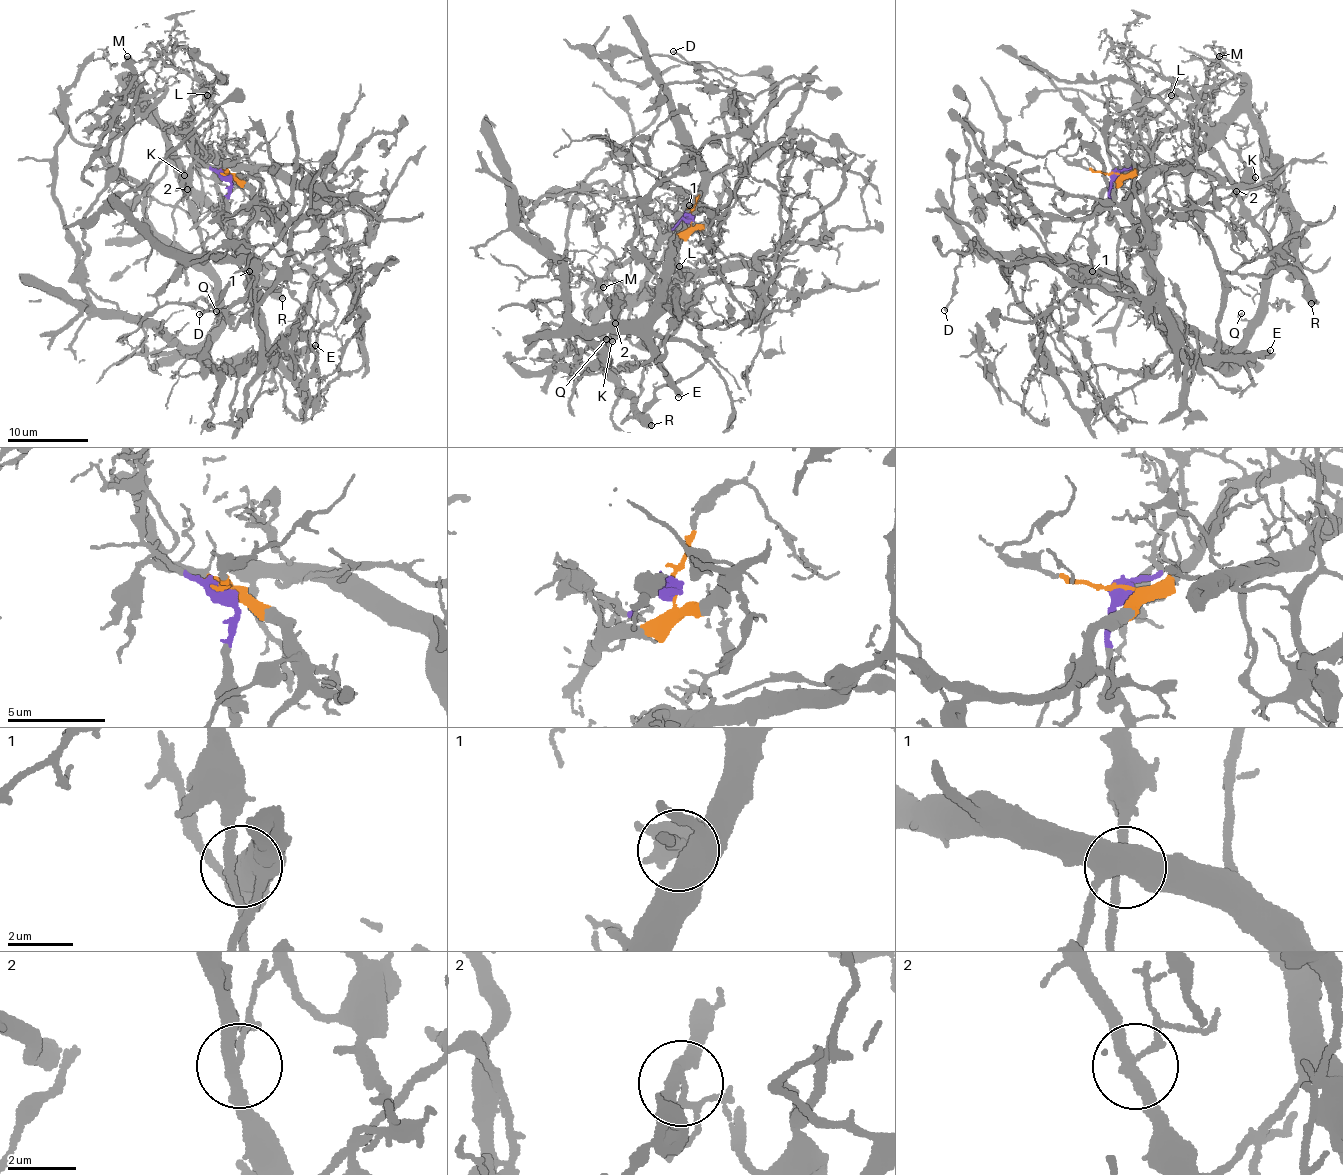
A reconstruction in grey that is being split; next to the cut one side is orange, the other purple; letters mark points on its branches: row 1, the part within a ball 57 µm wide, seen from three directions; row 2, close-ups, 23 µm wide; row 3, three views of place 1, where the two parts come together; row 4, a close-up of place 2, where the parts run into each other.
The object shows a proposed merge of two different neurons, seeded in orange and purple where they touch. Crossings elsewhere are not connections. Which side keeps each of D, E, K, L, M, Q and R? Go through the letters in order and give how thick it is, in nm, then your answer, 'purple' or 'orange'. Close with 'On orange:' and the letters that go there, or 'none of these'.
D: calibre 180 nm; purple
E: calibre 460 nm; purple
K: calibre 130 nm; orange
L: calibre 170 nm; orange
M: calibre 380 nm; purple
Q: calibre 150 nm; purple
R: calibre 550 nm; orange
On orange: K, L, R

